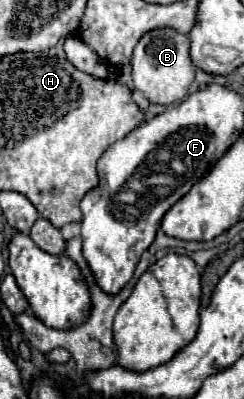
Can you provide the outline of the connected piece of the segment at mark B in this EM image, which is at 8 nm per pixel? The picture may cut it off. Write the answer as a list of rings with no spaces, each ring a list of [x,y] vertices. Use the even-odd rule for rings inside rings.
[[[160,28],[152,30],[142,36],[142,40],[134,48],[132,56],[132,78],[134,78],[134,88],[140,90],[152,104],[174,104],[182,100],[188,94],[190,84],[194,82],[194,66],[188,54],[188,36],[178,34],[176,30],[170,28]]]

